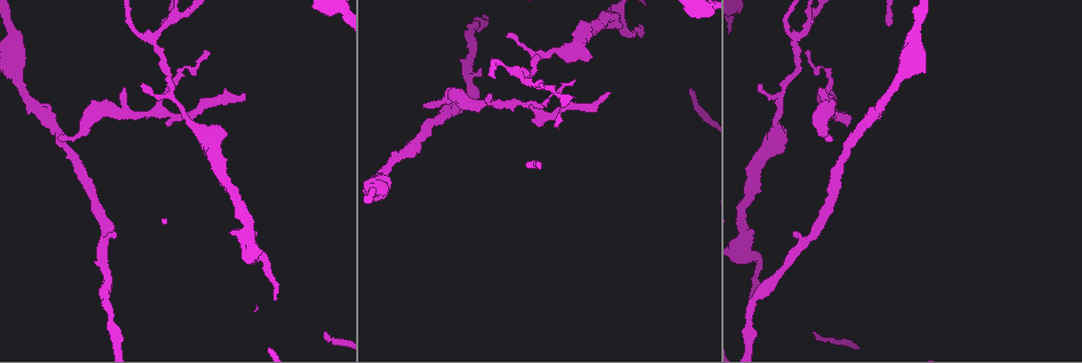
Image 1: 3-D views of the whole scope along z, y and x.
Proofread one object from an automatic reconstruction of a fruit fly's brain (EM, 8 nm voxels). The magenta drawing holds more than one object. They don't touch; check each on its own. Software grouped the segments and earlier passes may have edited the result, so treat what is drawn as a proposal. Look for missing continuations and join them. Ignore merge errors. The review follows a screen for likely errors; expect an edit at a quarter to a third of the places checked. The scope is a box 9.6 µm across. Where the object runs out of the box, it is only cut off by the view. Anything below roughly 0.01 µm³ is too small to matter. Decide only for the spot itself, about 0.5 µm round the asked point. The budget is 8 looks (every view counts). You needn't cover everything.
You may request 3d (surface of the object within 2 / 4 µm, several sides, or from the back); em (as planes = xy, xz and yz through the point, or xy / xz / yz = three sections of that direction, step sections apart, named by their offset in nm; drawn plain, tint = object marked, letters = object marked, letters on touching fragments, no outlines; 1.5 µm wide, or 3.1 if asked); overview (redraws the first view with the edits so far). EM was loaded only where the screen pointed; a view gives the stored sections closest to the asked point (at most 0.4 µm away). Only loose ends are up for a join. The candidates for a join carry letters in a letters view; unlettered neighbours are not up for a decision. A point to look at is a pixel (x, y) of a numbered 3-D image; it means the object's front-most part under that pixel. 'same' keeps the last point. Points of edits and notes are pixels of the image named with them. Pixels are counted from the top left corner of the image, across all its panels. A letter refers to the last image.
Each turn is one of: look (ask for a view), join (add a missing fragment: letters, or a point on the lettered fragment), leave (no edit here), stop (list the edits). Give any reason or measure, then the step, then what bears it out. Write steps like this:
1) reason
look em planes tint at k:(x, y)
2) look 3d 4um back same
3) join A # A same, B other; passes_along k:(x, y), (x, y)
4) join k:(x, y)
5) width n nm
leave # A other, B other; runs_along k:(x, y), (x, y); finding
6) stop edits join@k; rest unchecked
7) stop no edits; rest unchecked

look em xz step 8 plain at 1:(488, 94)

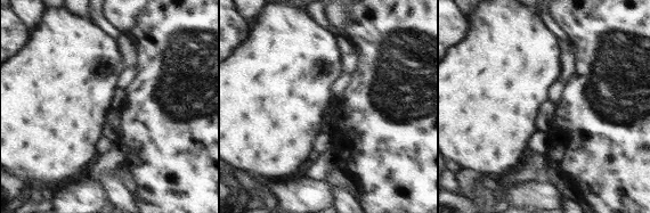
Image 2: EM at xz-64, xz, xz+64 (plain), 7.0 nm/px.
look em xz step 8 letters same

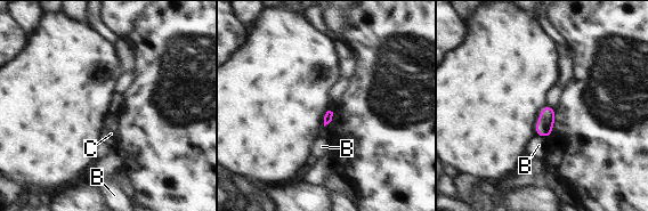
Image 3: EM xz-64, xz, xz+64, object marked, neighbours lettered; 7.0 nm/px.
leave # B other, C other; border 3:(331, 120), (324, 127); no lettered fragment goes on from it

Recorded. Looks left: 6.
an open end
look 3d 4um at 1:(245, 95)

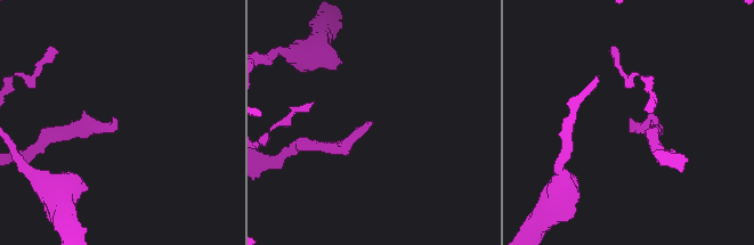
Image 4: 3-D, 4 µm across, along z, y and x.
look em xz step 4 letters at 4:(118, 120)

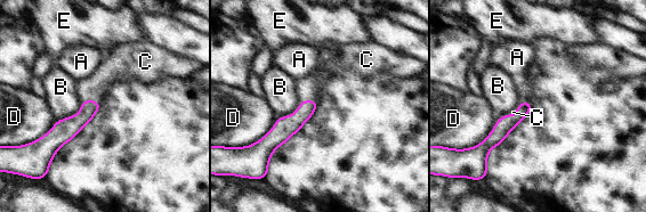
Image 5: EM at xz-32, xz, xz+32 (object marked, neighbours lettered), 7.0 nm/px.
longest_contact D 260 nm
join C # A other, B other, C same, D other, E other; passes_along 5:(64, 130), (82, 100), (94, 88); it goes on there

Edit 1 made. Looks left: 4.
look overview

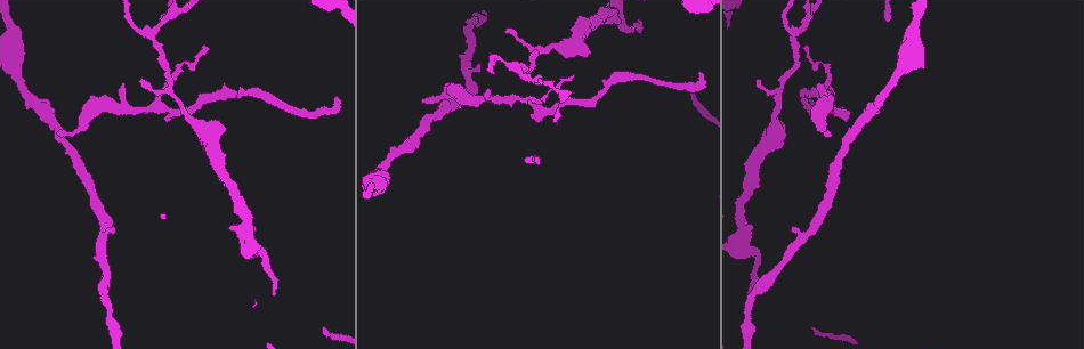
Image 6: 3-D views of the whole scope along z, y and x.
end of a long branch
look 3d 2um at 6:(333, 100)

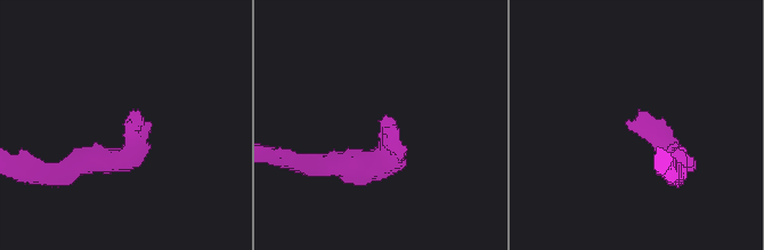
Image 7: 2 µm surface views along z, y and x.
shape alone is not enough
look em xy step 8 letters at 7:(127, 121)

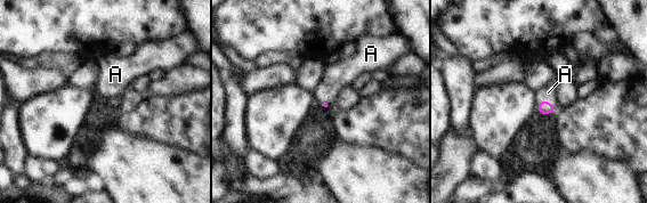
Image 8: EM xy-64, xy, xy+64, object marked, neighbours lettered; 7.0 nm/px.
join A # A same; it goes on there

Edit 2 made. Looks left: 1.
stop edits join@5, join@8; rest unchecked

